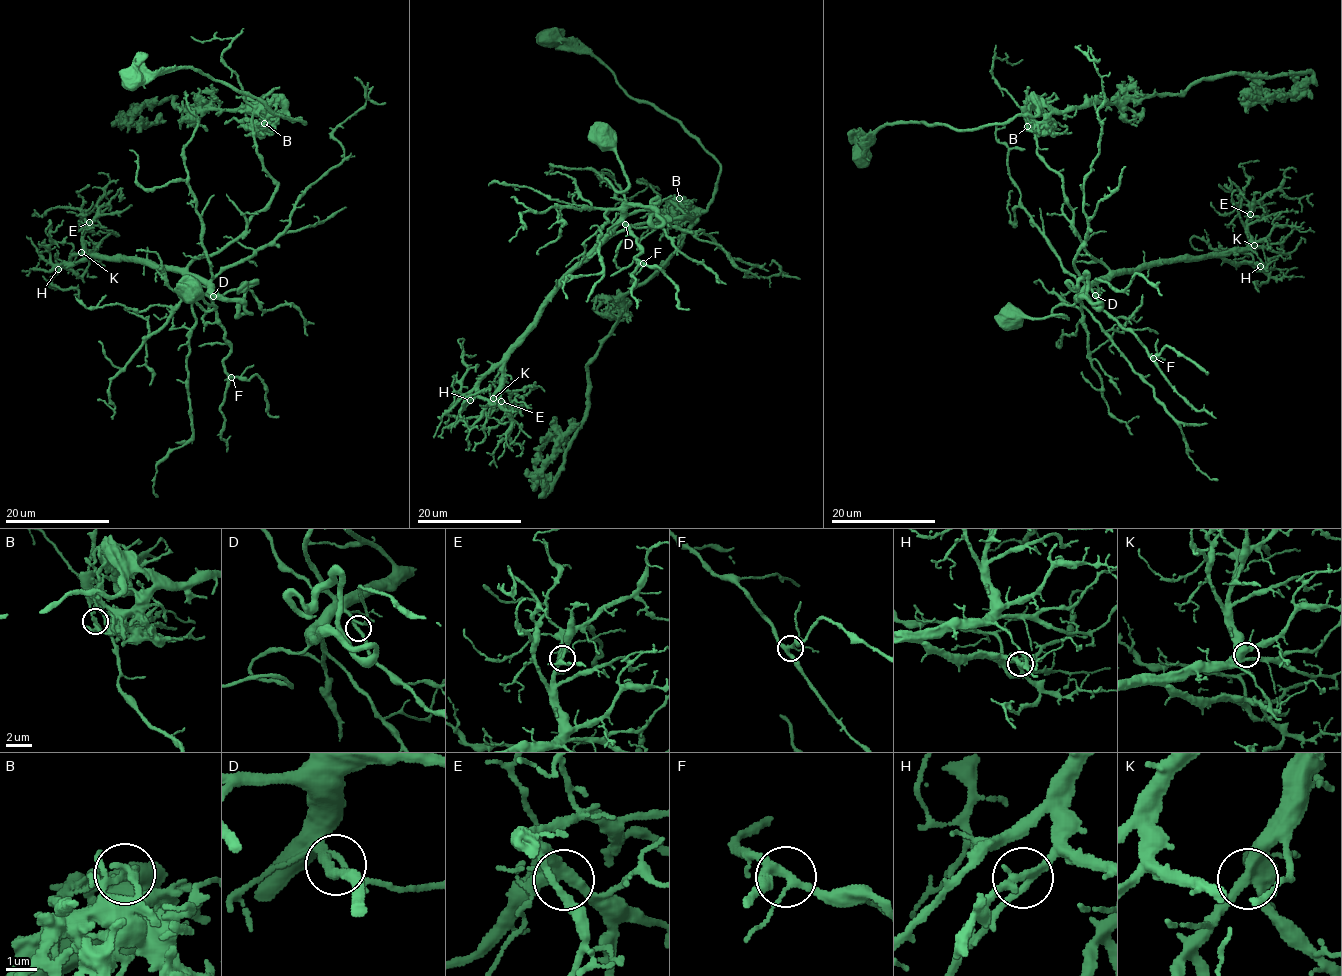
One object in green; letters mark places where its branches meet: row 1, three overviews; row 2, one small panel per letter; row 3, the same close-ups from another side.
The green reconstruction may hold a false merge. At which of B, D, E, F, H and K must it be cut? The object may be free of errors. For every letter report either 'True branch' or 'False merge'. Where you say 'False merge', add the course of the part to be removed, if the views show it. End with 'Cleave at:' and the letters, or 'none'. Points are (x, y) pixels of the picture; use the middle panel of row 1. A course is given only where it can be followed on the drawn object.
B: False merge. Course of the part to remove: (679, 198), (688, 231), (623, 298), (588, 365), (583, 423), (544, 446), (543, 460), (558, 438), (553, 416)
D: True branch
E: True branch
F: True branch
H: True branch
K: True branch
Cleave at: B

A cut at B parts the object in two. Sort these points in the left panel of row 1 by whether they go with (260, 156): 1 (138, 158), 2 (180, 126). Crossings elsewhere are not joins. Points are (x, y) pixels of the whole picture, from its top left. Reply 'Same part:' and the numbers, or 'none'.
Same part: 1

